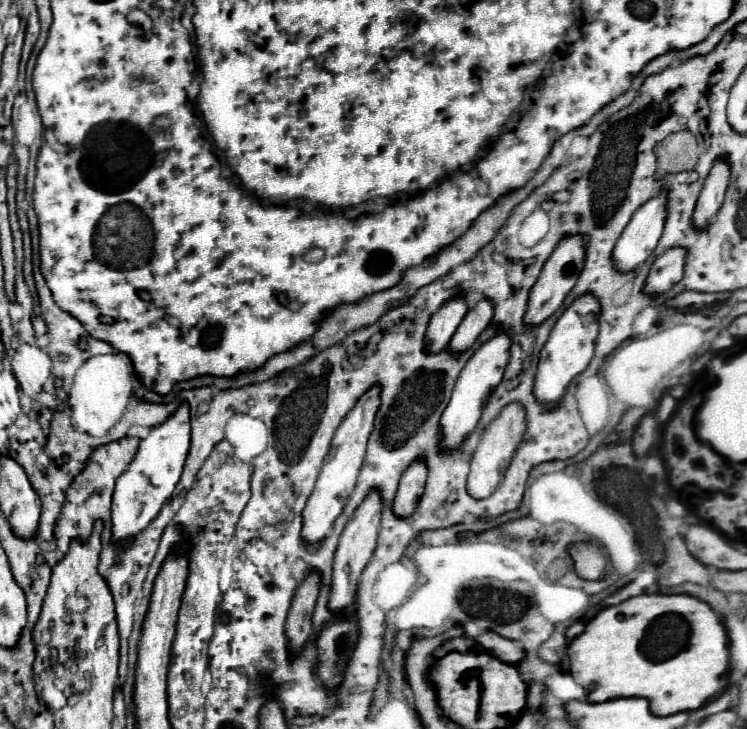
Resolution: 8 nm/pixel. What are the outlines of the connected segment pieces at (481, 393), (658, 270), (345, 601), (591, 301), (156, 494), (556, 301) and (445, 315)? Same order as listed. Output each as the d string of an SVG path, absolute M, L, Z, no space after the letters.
M497 326L495 336L491 336L487 342L483 342L475 354L469 358L469 362L465 364L465 368L461 370L457 384L453 388L453 396L449 406L445 408L443 416L441 416L441 428L443 428L443 440L441 444L445 448L457 448L467 434L471 434L483 414L483 408L491 396L491 392L499 386L499 382L503 380L503 372L507 368L509 362L509 350L511 350L511 336L507 330L503 330L501 326Z
M681 246L669 248L661 256L657 256L653 266L651 266L651 272L649 272L645 292L649 292L649 294L663 294L673 284L677 284L683 278L685 258L687 258L687 250L681 248Z
M371 490L365 500L361 502L361 506L355 510L353 518L347 522L341 538L339 538L339 546L335 552L335 564L333 564L333 594L329 598L329 608L333 612L343 612L347 608L353 608L353 600L355 600L355 592L357 592L357 584L361 578L363 568L367 566L367 562L371 560L375 546L377 546L377 536L379 536L379 528L381 528L381 516L383 516L383 498L379 490Z
M585 292L579 298L575 298L573 304L567 306L565 312L561 314L561 318L555 322L547 344L541 350L535 388L533 388L537 400L541 400L543 404L549 404L549 406L557 404L563 398L567 384L577 374L581 374L587 368L587 364L591 362L593 350L595 350L595 340L599 334L599 322L595 320L599 310L601 310L599 300L591 292Z
M183 402L175 414L171 414L163 424L157 424L141 440L139 450L127 470L119 476L113 494L113 536L119 542L139 534L161 510L161 506L173 496L173 490L181 478L181 470L189 452L191 424L189 424L189 404Z
M573 234L563 238L555 252L549 256L549 260L545 262L539 280L535 282L535 286L531 288L531 296L529 296L529 308L525 314L525 322L527 324L541 324L545 318L549 318L551 314L555 314L559 310L559 306L563 304L565 296L571 292L571 288L575 286L583 264L585 264L585 254L587 254L587 240L581 234Z
M455 296L447 300L433 316L427 328L427 350L429 352L439 352L443 350L451 336L455 334L457 326L461 324L463 316L467 314L467 300L465 296Z

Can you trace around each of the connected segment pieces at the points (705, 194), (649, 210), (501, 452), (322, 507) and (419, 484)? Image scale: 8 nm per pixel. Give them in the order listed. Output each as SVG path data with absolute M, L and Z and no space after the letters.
M717 158L703 184L703 190L701 190L701 196L697 200L697 208L693 214L697 228L705 228L709 220L717 214L717 210L723 204L723 196L727 192L729 182L731 182L731 166L725 158Z
M661 190L655 198L647 200L629 220L621 238L615 244L613 260L617 270L629 272L645 262L665 228L667 220L667 190Z
M509 402L497 414L497 418L493 418L489 422L489 426L483 430L479 446L471 458L471 472L469 472L469 480L467 480L467 490L471 492L471 496L487 498L499 486L507 466L511 464L515 450L519 448L519 444L525 436L525 430L527 430L527 412L525 412L523 404L519 404L519 402Z
M373 384L357 400L357 404L349 410L349 414L343 418L343 422L335 430L335 436L333 436L333 442L331 442L331 450L325 456L321 474L319 474L317 484L315 484L315 490L313 490L305 510L303 510L303 530L301 530L301 536L303 536L303 540L307 540L313 546L319 544L331 532L331 526L333 526L335 518L343 512L343 506L345 506L349 494L353 492L357 474L359 474L363 458L365 458L369 436L371 436L373 426L375 426L375 416L379 412L379 406L381 406L381 386Z
M417 458L401 476L399 490L393 500L393 512L397 516L411 516L411 512L415 512L415 504L423 494L425 480L427 480L427 464L423 458Z

